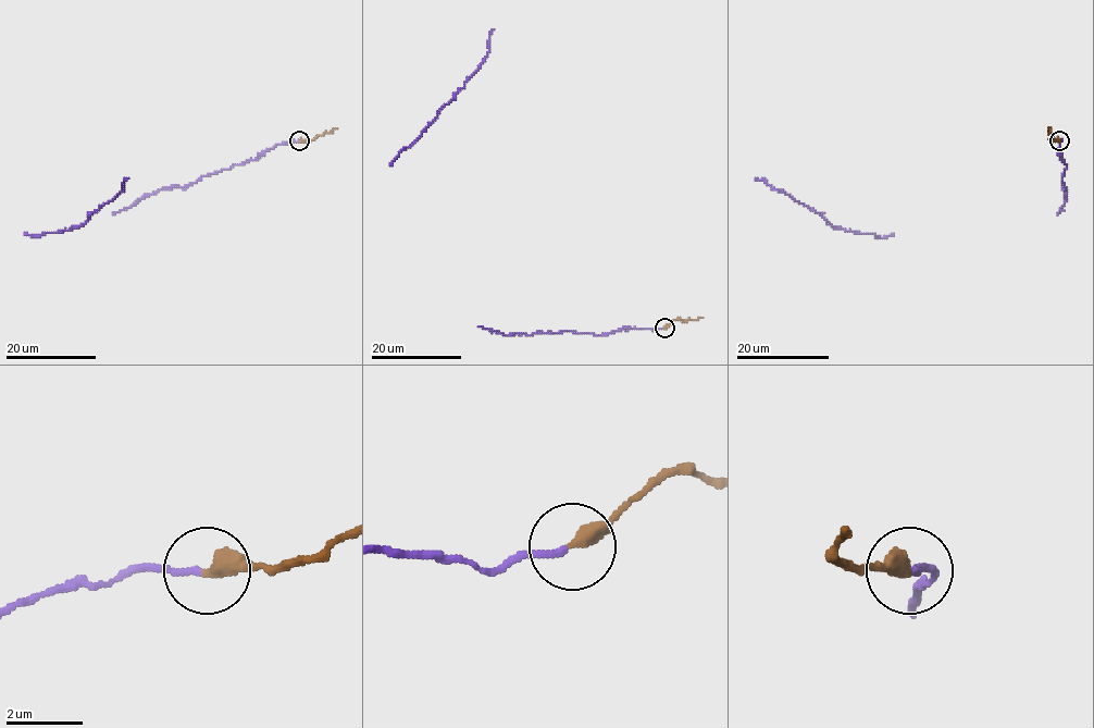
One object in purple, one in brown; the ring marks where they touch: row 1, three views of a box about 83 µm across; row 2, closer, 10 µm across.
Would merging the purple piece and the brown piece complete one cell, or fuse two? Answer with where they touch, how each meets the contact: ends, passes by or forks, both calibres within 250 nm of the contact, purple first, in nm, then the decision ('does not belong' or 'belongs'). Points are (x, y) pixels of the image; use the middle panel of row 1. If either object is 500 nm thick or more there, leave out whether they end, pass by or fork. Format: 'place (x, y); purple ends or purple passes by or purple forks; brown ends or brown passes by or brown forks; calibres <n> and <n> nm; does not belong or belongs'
place (664, 328); purple ends; brown ends; calibres 170 and 460 nm; does not belong

